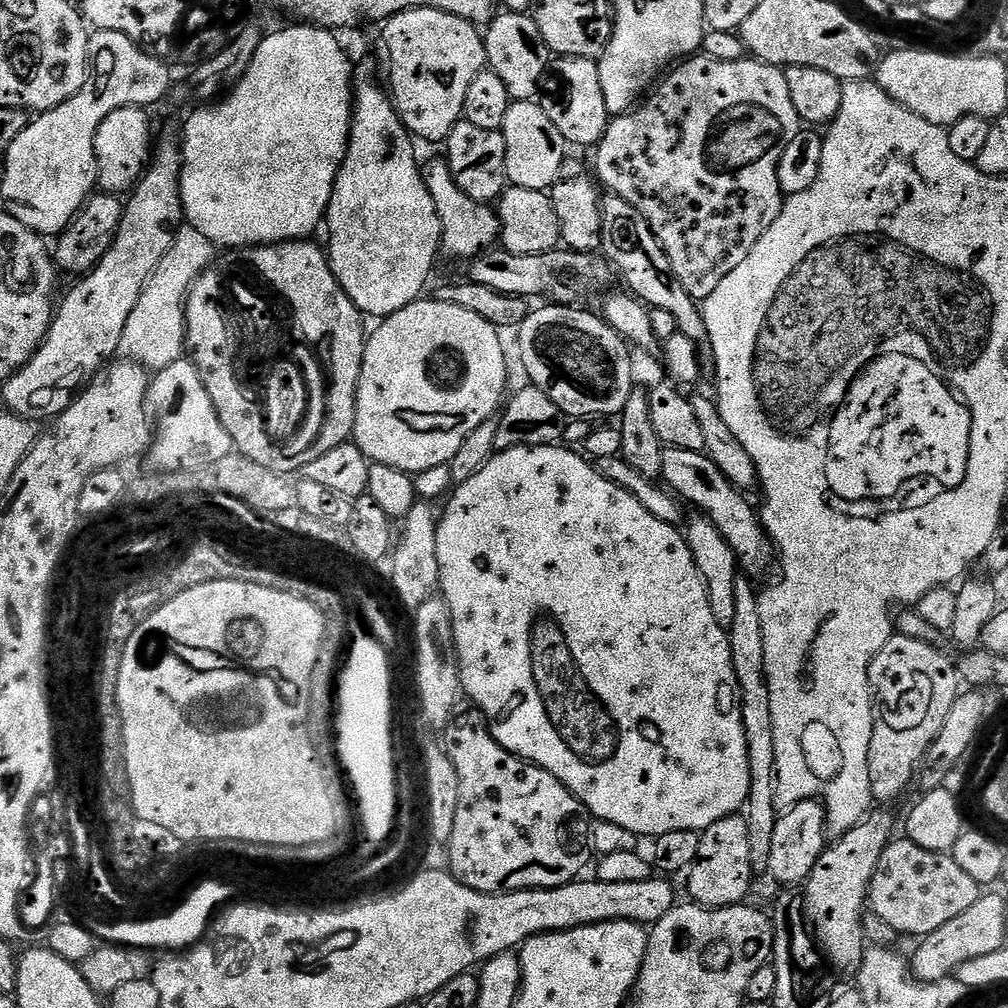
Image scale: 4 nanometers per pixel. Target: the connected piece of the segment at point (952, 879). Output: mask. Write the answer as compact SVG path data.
M893 839L882 850L874 878L868 883L870 911L892 926L901 936L929 936L938 926L946 926L950 918L966 914L982 894L982 886L954 862L951 854L922 850L913 840Z

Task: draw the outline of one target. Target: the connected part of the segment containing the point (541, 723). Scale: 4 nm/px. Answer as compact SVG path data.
M543 444L543 445L542 445L542 446L514 446L514 447L513 447L513 448L511 448L511 449L510 449L510 450L506 450L506 451L505 451L505 452L496 452L496 453L495 453L495 454L494 454L494 455L493 455L493 456L491 456L491 457L490 457L490 459L489 459L489 460L488 460L488 461L487 461L487 462L486 462L486 466L482 466L482 470L478 470L478 474L474 474L474 478L466 478L466 482L462 482L462 483L461 483L461 484L456 484L456 485L455 485L455 488L454 488L454 491L453 491L453 492L452 492L452 493L451 493L451 495L449 495L449 496L448 496L448 497L447 497L447 500L446 500L446 503L445 503L445 504L444 504L444 505L443 505L443 507L444 507L444 506L445 506L445 508L444 508L444 512L443 512L443 508L442 508L442 511L441 511L441 512L440 512L440 513L439 513L439 516L438 516L438 523L437 523L437 525L436 525L436 541L437 541L437 542L438 542L438 570L439 570L439 571L440 571L440 587L439 587L439 589L438 589L438 592L439 592L439 595L440 595L440 596L441 596L441 597L442 597L442 598L443 598L443 599L444 599L444 600L445 600L445 602L447 602L447 603L448 603L448 605L449 605L449 606L450 606L450 618L451 618L451 619L452 619L452 625L453 625L453 626L454 626L454 642L455 642L455 643L456 643L456 657L457 657L457 658L459 658L459 659L460 659L460 687L461 687L461 689L462 689L462 692L463 692L463 695L464 695L464 696L465 696L465 697L467 697L467 696L469 696L469 698L470 698L470 699L472 699L472 700L473 700L473 702L474 702L474 703L476 703L476 704L477 704L477 705L476 705L476 704L473 704L473 705L475 705L475 707L476 707L476 708L477 708L477 709L478 709L478 711L479 711L479 713L480 713L480 715L481 715L481 716L483 716L483 717L484 717L484 719L485 719L485 721L486 721L486 723L487 723L487 725L488 725L488 727L489 727L489 728L491 728L491 729L492 729L492 737L493 737L493 738L495 738L495 739L496 739L496 741L497 741L497 742L498 742L498 743L500 743L500 744L501 744L501 746L502 746L502 747L503 747L503 748L504 748L504 749L506 749L506 751L508 751L508 752L509 752L509 753L510 753L510 754L514 754L514 755L515 755L515 756L521 756L521 757L522 757L522 758L523 758L523 759L524 759L524 760L526 760L526 761L528 761L528 763L529 763L529 764L537 764L537 765L538 765L538 766L539 766L539 768L541 768L541 769L542 769L542 770L546 770L546 771L547 771L547 772L549 772L549 773L550 773L550 774L554 774L554 778L558 778L558 782L562 782L562 783L563 783L563 784L565 784L565 786L567 786L567 788L568 788L568 789L569 789L569 790L570 790L570 791L571 791L571 792L572 792L572 793L574 793L574 794L575 794L575 795L576 795L576 796L577 796L577 797L578 797L578 798L579 798L579 799L580 799L580 801L581 801L581 802L582 802L582 803L583 803L583 804L584 804L584 807L585 807L585 808L587 808L587 809L588 809L588 811L589 811L589 813L591 813L591 815L592 815L592 816L593 816L593 817L595 817L595 819L596 819L596 820L605 820L605 821L606 821L606 822L614 822L614 826L622 826L622 830L630 830L630 831L631 831L631 832L632 832L632 833L634 833L634 835L635 835L635 836L637 836L637 837L638 837L638 838L644 838L644 836L649 836L649 838L655 838L655 837L657 837L657 836L661 836L661 835L662 835L662 834L671 834L671 833L672 833L672 832L673 832L673 831L674 831L674 830L694 830L694 831L695 831L695 832L699 832L699 833L701 833L701 832L703 832L703 831L704 831L704 829L705 829L705 828L709 828L709 827L710 827L710 826L714 826L714 822L718 822L718 821L719 821L719 820L721 820L721 819L722 819L722 818L726 818L726 817L727 817L727 816L735 816L735 815L737 815L737 813L739 813L739 812L740 812L740 811L741 811L741 809L743 809L743 808L744 808L744 807L745 807L745 805L747 805L747 803L748 803L748 795L749 795L749 794L750 794L750 758L749 758L749 757L748 757L748 743L747 743L747 742L746 742L746 730L745 730L745 729L744 729L744 727L743 727L743 726L742 726L742 710L741 710L741 709L740 709L740 687L739 687L739 686L738 686L738 678L737 678L737 677L736 677L736 675L735 675L735 674L734 674L734 662L733 662L733 661L732 661L732 659L731 659L731 658L730 658L730 642L729 642L729 641L728 641L728 634L727 634L727 631L726 631L726 629L724 629L724 628L723 628L723 627L722 627L722 626L718 626L718 621L716 621L716 620L715 620L715 618L714 618L714 610L710 610L710 598L709 598L709 597L708 597L708 595L707 595L707 594L706 594L706 586L705 586L705 585L704 585L704 579L703 579L703 578L702 578L702 574L701 574L701 573L700 573L700 571L699 571L699 570L698 570L698 566L697 566L697 565L696 565L696 563L695 563L695 562L694 562L694 554L690 554L690 546L689 546L689 545L688 545L688 541L687 541L687 539L686 539L686 536L685 536L685 533L684 533L684 532L683 532L683 531L681 531L681 529L680 529L680 528L679 528L679 527L677 527L677 525L674 525L674 524L668 524L668 523L667 523L667 522L666 522L666 521L665 521L665 520L659 520L659 519L658 519L658 518L654 518L654 514L650 514L650 510L646 510L646 506L642 506L642 502L638 502L638 498L634 498L634 494L630 494L630 493L629 493L629 492L628 492L628 491L627 491L627 490L626 490L626 489L624 489L624 488L623 488L623 487L622 487L622 486L618 486L618 485L617 485L617 484L615 484L615 483L614 483L614 482L610 482L610 481L609 481L609 480L607 480L607 478L605 478L605 477L604 477L604 476L603 476L603 475L602 475L602 473L600 473L600 469L599 469L599 467L597 467L597 465L596 465L596 464L595 464L595 463L593 463L593 461L592 461L592 460L591 460L591 459L588 459L588 458L585 458L585 457L584 457L584 456L583 456L583 455L581 455L581 453L580 453L580 452L579 452L579 451L577 451L577 452L578 452L578 453L576 453L576 452L571 452L571 450L570 450L570 449L568 449L568 448L564 448L564 447L565 447L565 446L557 446L557 445L555 445L555 444Z

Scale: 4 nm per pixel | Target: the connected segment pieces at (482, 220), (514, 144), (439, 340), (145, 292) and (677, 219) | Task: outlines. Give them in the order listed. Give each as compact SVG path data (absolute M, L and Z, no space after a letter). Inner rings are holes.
M425 159L422 171L426 190L430 190L430 198L434 198L434 206L438 210L438 218L442 226L440 246L443 255L467 262L473 256L489 251L500 238L500 217L497 209L492 204L483 204L466 195L458 186L458 182L454 182L452 172L448 169L447 159L428 161Z
M518 100L508 107L502 129L506 138L506 170L509 185L538 190L551 189L560 179L560 171L566 159L566 145L558 126L554 126L549 109L539 108L532 100Z
M435 298L416 300L410 306L383 317L377 324L380 325L373 332L371 329L364 345L362 374L358 382L358 398L356 399L356 421L352 431L354 443L360 447L362 454L369 462L394 466L409 474L430 470L430 466L451 464L454 454L458 454L458 449L462 447L462 442L466 442L466 438L470 438L470 434L474 434L474 430L478 430L482 422L493 419L505 403L506 393L509 391L508 360L504 357L504 344L500 341L501 333L493 324L486 322L486 318L478 318L478 314L473 314L471 310L462 310L462 306L447 304Z
M191 226L180 229L174 238L170 250L166 250L166 258L158 262L154 274L141 290L138 303L130 319L126 321L126 330L122 330L122 342L119 355L125 360L133 360L149 370L159 370L170 366L170 362L178 362L185 355L185 336L187 334L187 310L185 304L192 284L210 267L218 256L217 245L206 238L206 234L198 234Z
M696 54L677 63L639 106L622 116L609 119L606 134L594 148L597 172L595 175L605 189L608 187L607 191L611 195L630 202L630 206L634 206L634 210L638 210L638 214L646 218L662 250L666 250L666 258L670 258L670 266L674 266L674 274L678 282L686 286L686 294L690 294L698 302L703 302L706 298L710 298L710 294L714 294L714 289L722 283L722 278L726 278L726 274L731 274L744 261L746 254L754 250L754 242L758 242L758 238L762 238L762 234L770 230L770 222L778 218L786 199L778 182L778 166L786 146L790 146L790 142L794 142L794 138L801 131L802 121L798 110L794 110L794 102L790 98L790 89L786 86L783 67L765 64L763 60L755 58L745 58L738 62L718 62L709 56Z

